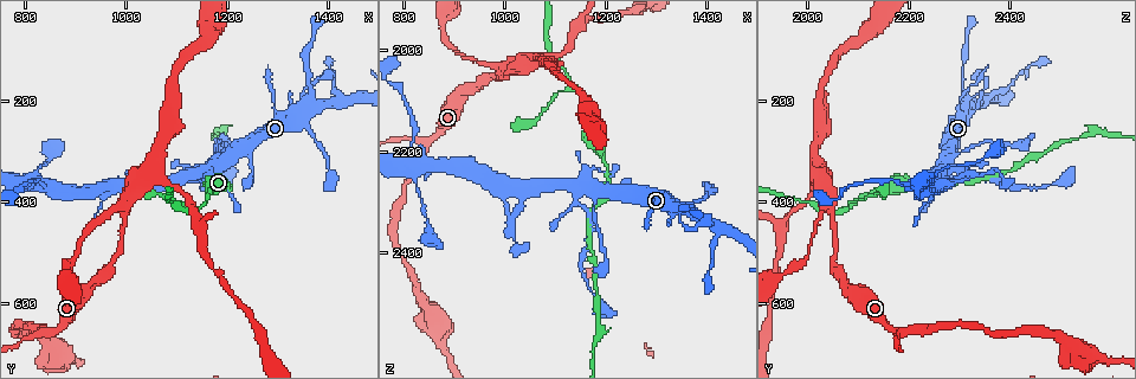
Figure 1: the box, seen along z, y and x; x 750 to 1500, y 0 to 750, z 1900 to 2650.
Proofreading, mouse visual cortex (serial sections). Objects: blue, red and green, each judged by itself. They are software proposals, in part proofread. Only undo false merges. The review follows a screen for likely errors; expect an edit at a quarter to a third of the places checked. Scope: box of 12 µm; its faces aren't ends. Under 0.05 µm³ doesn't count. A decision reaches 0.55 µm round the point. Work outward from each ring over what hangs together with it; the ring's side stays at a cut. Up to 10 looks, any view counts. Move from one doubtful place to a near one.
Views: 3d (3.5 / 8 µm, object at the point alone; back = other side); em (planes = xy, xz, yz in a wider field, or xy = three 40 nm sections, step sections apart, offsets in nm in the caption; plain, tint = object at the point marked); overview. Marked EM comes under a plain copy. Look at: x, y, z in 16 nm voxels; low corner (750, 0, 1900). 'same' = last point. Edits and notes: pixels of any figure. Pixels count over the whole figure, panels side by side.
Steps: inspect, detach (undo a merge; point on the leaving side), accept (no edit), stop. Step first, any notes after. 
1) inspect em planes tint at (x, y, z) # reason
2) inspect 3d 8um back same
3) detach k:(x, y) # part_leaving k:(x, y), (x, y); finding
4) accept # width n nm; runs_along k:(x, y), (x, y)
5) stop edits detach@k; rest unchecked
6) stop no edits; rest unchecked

inspect 3d 3.5um at (1160, 340, 2270) # a fork

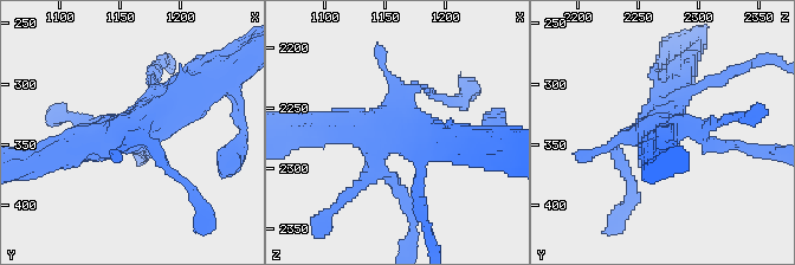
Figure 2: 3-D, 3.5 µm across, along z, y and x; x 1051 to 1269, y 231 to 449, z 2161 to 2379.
inspect em planes tint at (1158, 338, 2268) # now the EM

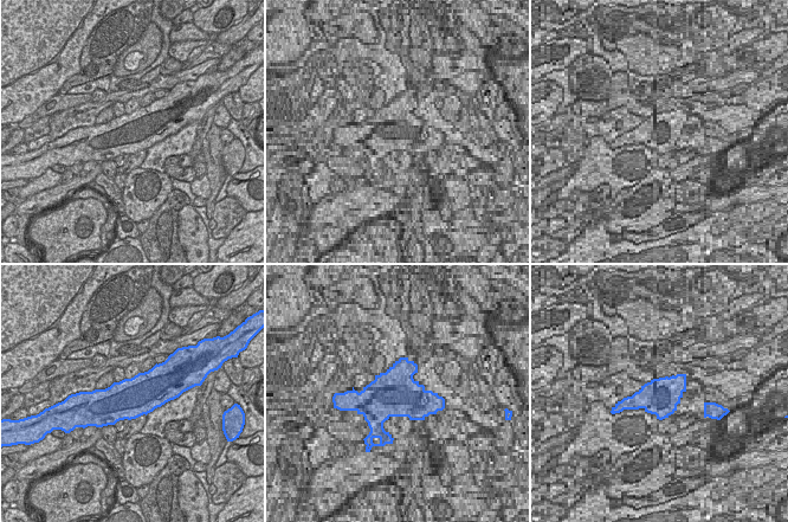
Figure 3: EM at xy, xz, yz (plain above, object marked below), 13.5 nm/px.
inspect em xy step 5 tint same # another direction

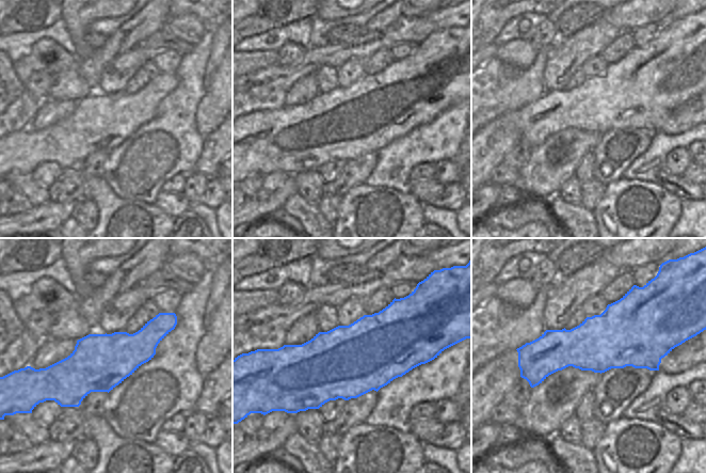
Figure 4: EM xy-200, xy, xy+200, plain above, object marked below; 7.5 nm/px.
accept # width 550 nm; runs_along 2:(193, 89), (149, 122), (55, 154); all the same cell

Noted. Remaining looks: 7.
inspect 3d 8um at (1140, 415, 2075) # three-way junction

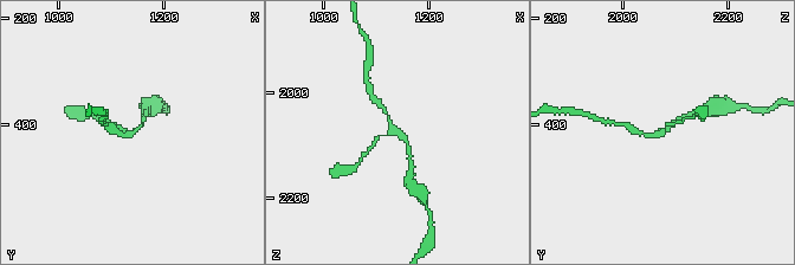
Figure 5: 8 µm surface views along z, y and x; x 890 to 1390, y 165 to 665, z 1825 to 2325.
inspect 3d 3.5um back at (1140, 410, 2070) # zoom in

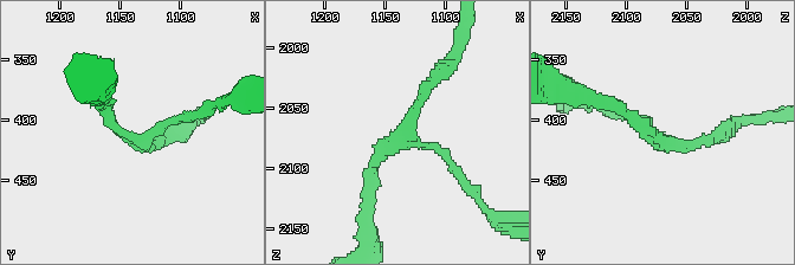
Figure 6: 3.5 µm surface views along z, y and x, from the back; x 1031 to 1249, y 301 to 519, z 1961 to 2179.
inspect em xy step 3 tint at (1140, 414, 2074) # arms 3; arm_widths 150, 150, 200 nm

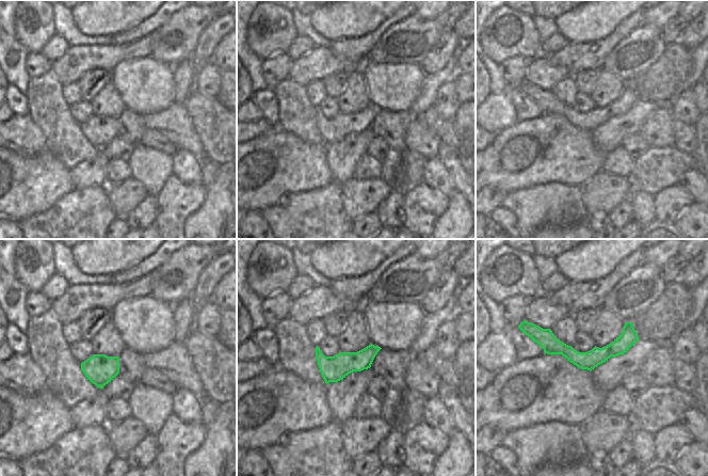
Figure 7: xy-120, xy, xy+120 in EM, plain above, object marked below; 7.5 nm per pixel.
accept # runs_along 7:(533, 329), (574, 356), (634, 338); one cell here

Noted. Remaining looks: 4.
inspect 3d 3.5um at (1000, 405, 2040) # sudden change in width

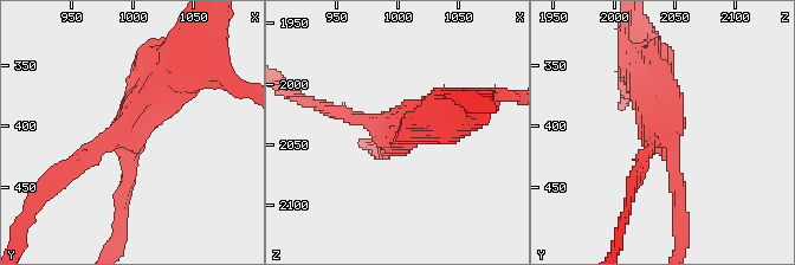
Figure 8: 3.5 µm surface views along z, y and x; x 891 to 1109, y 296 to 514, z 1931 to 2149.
inspect em xy step 2 tint at (998, 402, 2040) # arms 3; arm_widths 200, 200, 500 nm; shape alone is not enough

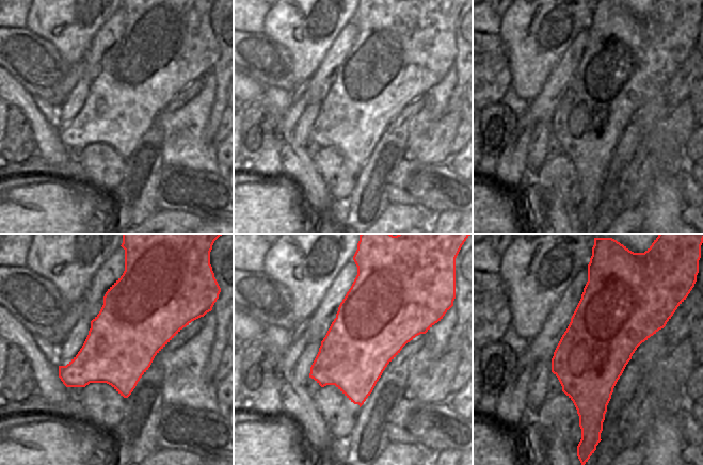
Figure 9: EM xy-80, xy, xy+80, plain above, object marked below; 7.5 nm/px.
accept # one cell here

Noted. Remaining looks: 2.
stop no edits; rest unchecked

